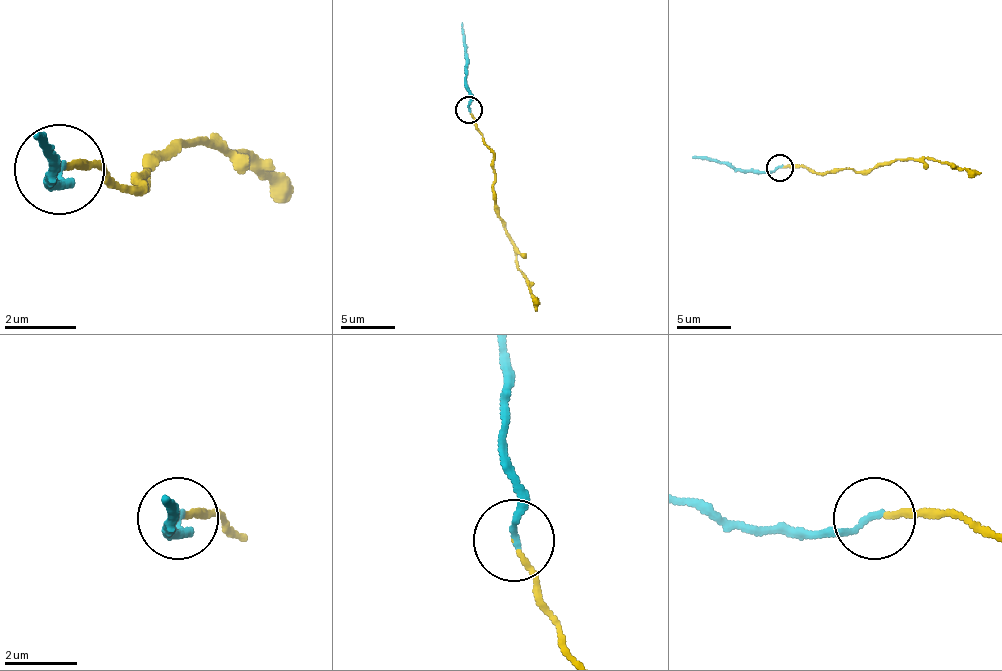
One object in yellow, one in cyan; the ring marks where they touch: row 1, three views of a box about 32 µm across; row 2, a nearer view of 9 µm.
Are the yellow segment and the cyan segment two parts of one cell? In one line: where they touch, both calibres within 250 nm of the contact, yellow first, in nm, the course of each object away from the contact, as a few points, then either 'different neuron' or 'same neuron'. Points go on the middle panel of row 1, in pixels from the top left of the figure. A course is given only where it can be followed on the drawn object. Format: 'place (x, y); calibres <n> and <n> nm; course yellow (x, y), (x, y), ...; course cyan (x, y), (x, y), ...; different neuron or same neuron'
place (469, 109); calibres 120 and 190 nm; course yellow (468, 110), (492, 154), (492, 200), (503, 222), (517, 265), (530, 289), (536, 311); course cyan (468, 110), (471, 91), (465, 83), (462, 23); different neuron

